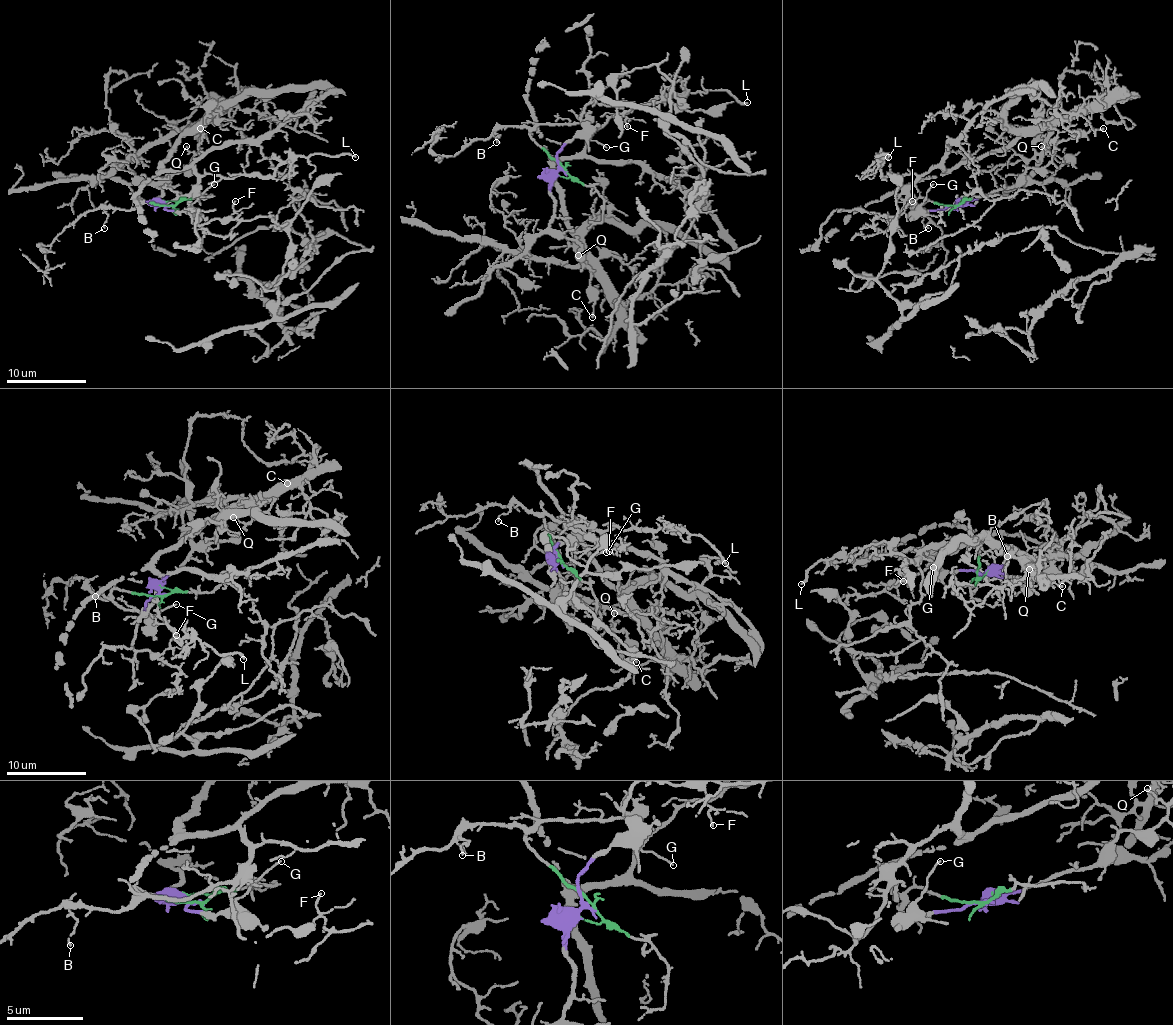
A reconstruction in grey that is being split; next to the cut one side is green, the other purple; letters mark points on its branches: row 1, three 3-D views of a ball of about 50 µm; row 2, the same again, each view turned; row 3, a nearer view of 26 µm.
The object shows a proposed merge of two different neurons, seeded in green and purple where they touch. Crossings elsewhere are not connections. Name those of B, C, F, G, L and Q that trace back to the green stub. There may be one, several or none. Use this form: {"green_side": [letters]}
{"green_side": ["B", "F", "L"]}

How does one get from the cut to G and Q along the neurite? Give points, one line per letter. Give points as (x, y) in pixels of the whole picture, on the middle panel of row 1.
G: (561, 167), (557, 153), (575, 137), (583, 135), (607, 147)
Q: (561, 167), (551, 183), (555, 203), (551, 227), (579, 245), (585, 265), (579, 255)

